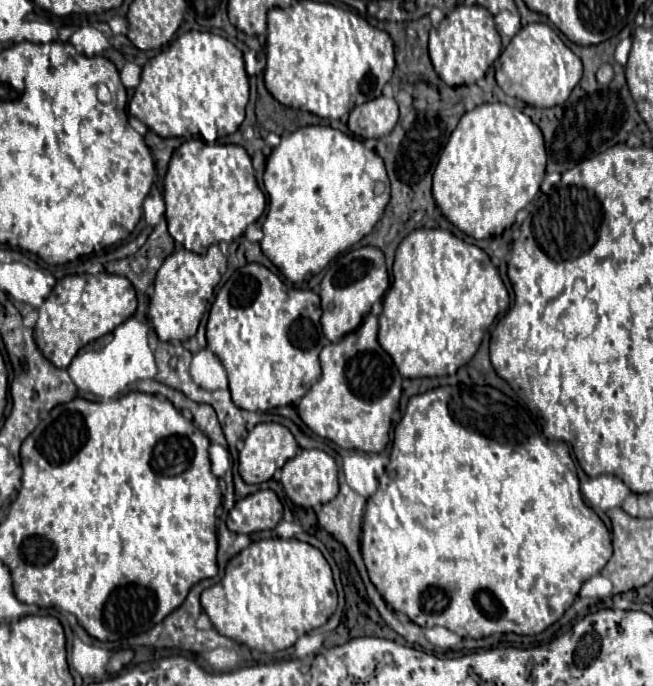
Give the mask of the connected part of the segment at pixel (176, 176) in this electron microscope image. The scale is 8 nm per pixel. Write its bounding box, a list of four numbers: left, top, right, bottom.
[163,141,265,253]

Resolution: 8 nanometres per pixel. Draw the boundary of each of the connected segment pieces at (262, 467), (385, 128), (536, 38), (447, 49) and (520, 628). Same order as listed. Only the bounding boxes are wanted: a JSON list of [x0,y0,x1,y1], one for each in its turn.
[[239,423,299,483],[349,97,399,139],[499,23,583,107],[428,5,501,85],[361,385,613,639]]

